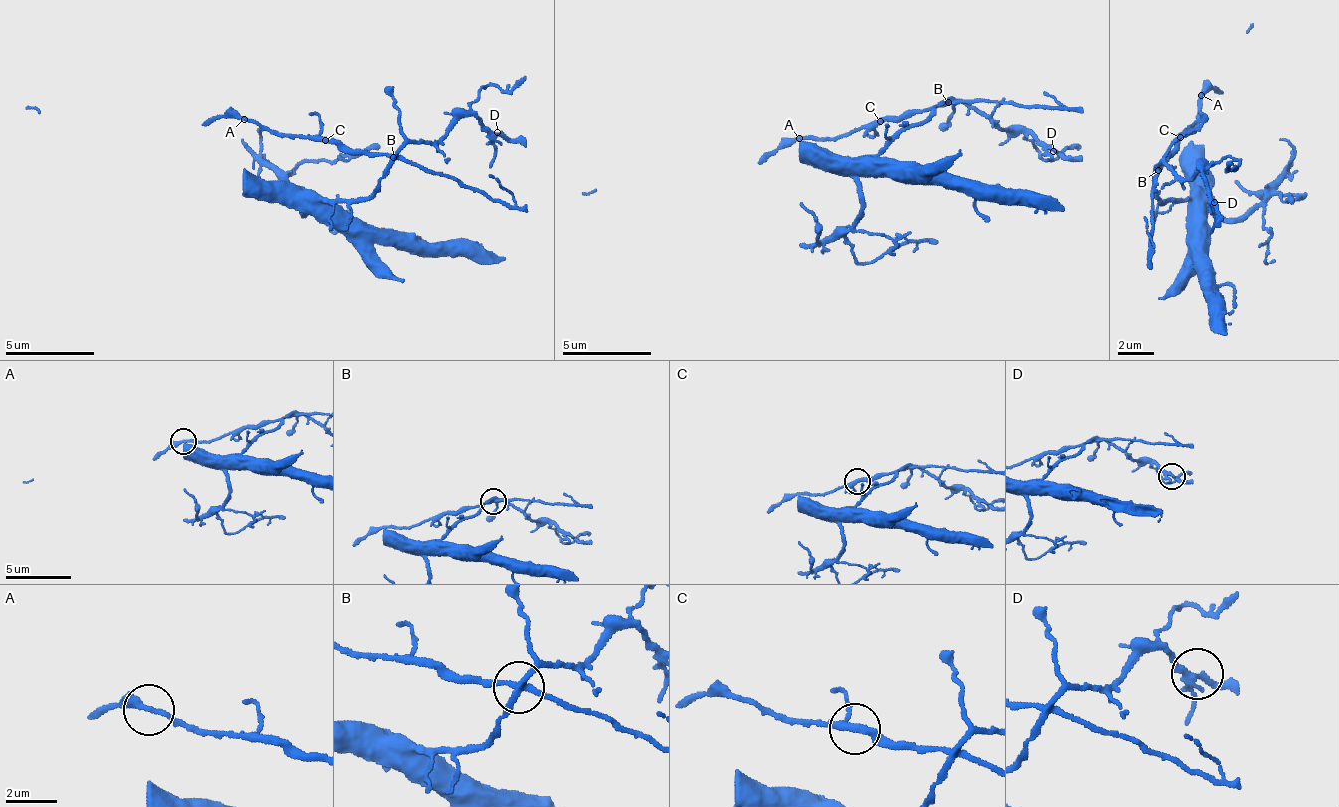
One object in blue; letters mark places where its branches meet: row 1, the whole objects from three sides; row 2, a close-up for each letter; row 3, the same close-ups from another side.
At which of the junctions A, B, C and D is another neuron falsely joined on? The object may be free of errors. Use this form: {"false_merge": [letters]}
{"false_merge": ["B"]}

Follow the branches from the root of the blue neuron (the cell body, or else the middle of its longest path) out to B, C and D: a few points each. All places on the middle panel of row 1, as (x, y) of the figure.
B: (925, 111), (947, 103)
C: (925, 111), (903, 112), (880, 121)
D: (925, 111), (947, 107), (951, 101), (964, 107), (978, 106), (1009, 130), (1035, 132), (1053, 151)

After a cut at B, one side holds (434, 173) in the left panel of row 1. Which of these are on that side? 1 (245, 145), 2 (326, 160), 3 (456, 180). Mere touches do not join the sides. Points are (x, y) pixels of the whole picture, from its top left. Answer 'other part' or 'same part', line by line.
1: other part
2: other part
3: same part

